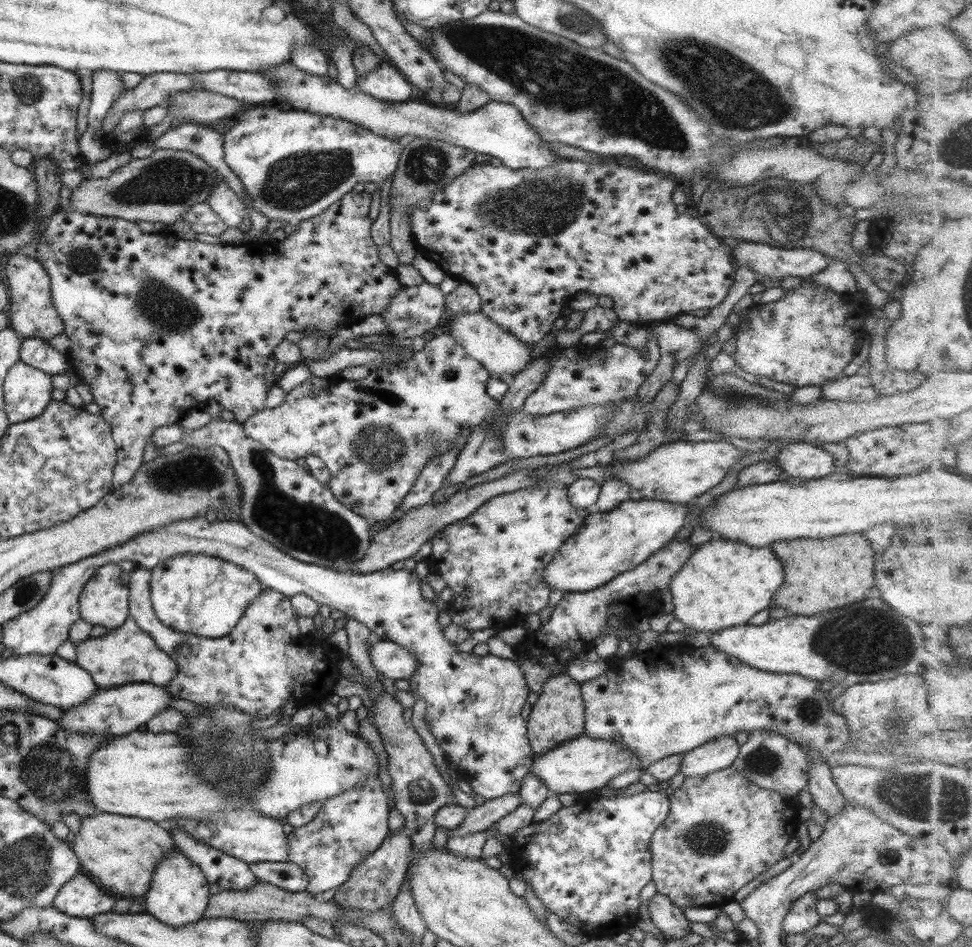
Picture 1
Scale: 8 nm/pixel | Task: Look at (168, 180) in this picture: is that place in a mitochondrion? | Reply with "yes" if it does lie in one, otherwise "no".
yes

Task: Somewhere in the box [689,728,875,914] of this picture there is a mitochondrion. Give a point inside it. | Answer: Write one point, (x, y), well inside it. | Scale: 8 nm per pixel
(764, 761)

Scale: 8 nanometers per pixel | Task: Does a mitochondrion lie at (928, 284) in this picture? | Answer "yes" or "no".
no

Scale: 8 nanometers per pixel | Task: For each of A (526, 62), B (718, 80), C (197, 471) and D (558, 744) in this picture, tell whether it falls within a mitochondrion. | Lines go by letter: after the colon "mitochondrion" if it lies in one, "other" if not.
A: mitochondrion
B: mitochondrion
C: mitochondrion
D: other

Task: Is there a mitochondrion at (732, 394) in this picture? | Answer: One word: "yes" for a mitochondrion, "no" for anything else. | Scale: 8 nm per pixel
yes

